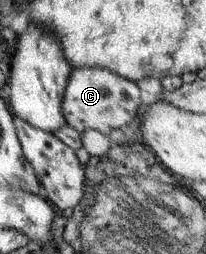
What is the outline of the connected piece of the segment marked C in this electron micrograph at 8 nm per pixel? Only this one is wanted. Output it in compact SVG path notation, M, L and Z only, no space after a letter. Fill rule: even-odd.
M101 67L72 68L61 99L63 120L78 133L94 130L108 136L112 129L125 129L137 115L140 107L136 83Z

